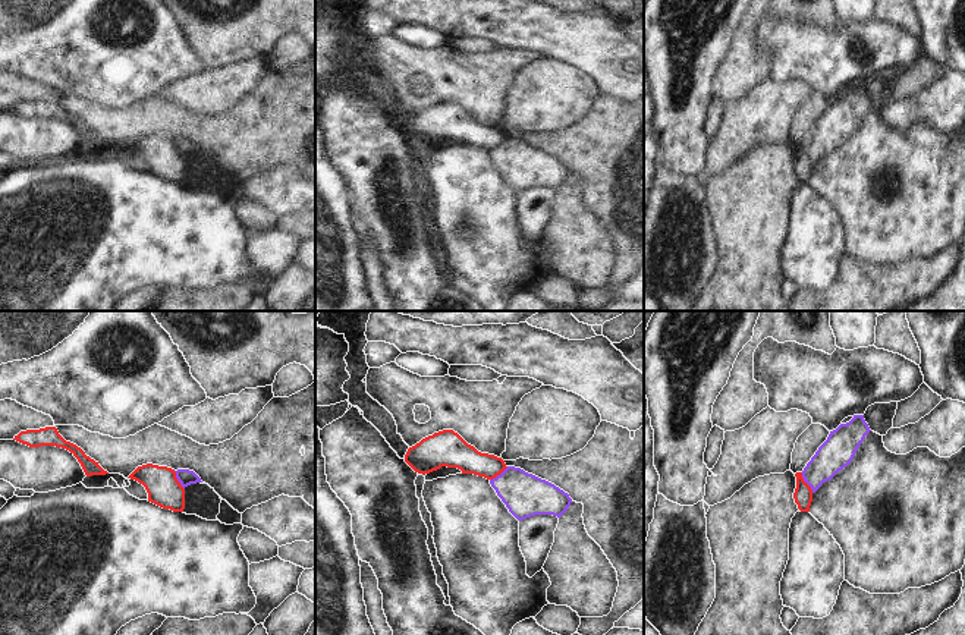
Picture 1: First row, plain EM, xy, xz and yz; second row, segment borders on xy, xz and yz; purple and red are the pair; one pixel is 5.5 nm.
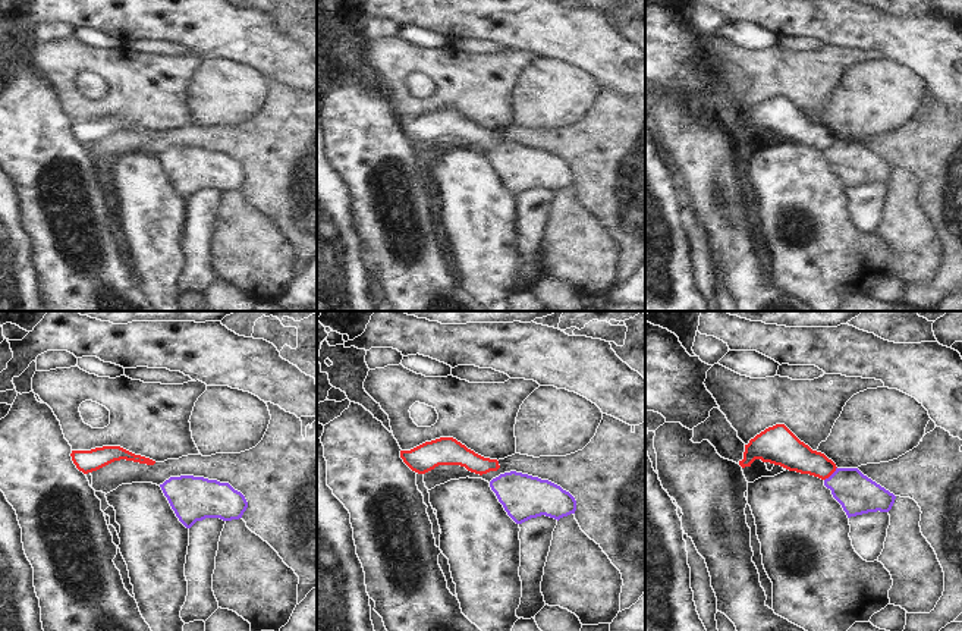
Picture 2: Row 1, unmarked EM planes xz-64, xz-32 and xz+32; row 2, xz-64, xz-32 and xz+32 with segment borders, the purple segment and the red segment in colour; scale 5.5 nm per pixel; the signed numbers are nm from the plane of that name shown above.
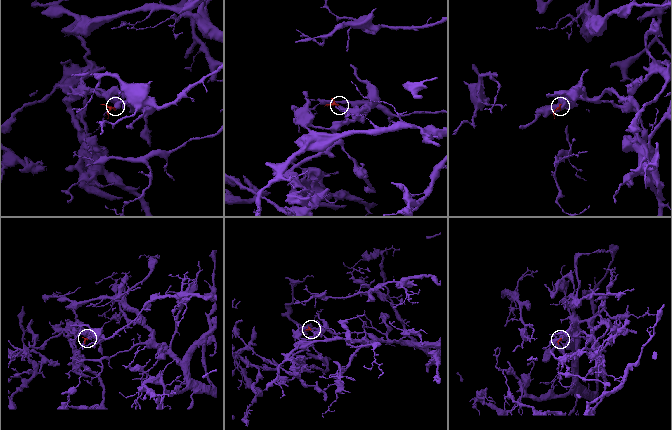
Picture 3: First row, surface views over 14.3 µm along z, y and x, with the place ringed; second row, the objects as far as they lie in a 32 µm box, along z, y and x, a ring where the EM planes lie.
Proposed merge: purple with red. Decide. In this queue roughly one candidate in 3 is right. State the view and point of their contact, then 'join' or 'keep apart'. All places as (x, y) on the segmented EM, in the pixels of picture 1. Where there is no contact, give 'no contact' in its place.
contact yz (805, 481); keep apart

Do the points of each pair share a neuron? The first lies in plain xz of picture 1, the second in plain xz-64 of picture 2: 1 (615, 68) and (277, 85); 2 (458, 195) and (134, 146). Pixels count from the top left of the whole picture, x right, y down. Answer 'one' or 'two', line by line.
1: two
2: two

